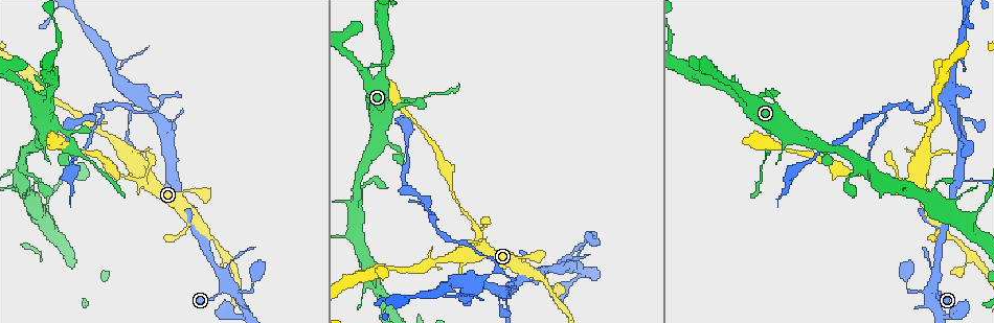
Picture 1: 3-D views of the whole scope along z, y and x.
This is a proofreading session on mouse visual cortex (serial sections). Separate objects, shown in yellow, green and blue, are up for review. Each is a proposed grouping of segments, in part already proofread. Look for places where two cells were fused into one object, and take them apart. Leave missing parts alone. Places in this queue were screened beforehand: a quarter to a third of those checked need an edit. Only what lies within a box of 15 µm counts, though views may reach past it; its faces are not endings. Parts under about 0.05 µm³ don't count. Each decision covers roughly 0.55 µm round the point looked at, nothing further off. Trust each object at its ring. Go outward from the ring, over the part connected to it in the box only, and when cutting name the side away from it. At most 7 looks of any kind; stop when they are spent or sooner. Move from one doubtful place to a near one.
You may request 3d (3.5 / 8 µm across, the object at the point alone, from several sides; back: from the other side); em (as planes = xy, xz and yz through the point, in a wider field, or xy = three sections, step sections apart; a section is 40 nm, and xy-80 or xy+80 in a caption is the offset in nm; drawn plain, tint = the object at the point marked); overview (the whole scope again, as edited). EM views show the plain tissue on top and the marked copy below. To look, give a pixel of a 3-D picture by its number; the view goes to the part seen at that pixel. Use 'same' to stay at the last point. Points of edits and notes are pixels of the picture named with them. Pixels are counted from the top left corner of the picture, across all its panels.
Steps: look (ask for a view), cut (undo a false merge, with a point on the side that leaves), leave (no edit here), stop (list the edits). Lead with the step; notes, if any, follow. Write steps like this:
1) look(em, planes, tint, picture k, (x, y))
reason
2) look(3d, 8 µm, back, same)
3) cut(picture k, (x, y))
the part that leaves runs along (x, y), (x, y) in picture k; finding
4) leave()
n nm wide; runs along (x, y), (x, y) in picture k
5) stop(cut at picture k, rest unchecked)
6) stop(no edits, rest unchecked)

look(3d, 3.5 µm, picture 1, (928, 199))
branch point

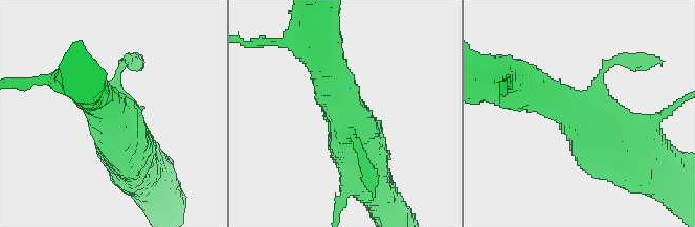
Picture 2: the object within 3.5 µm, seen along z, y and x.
look(em, xy, step 5, tint, picture 2, (351, 119))

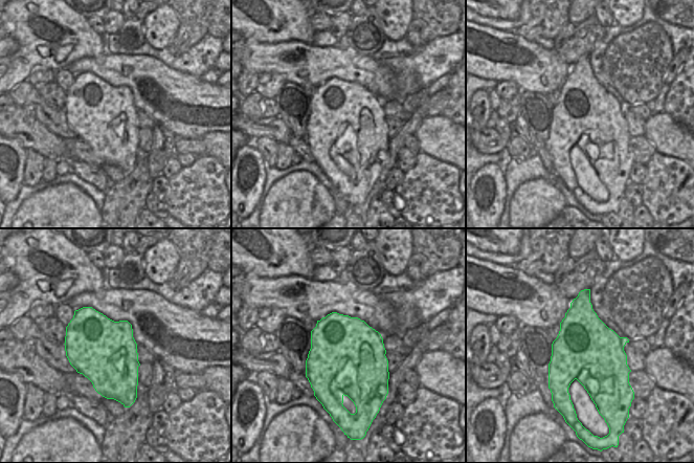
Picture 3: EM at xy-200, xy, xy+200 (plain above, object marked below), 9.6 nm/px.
look(em, xy, step 1, tint, same)
another direction

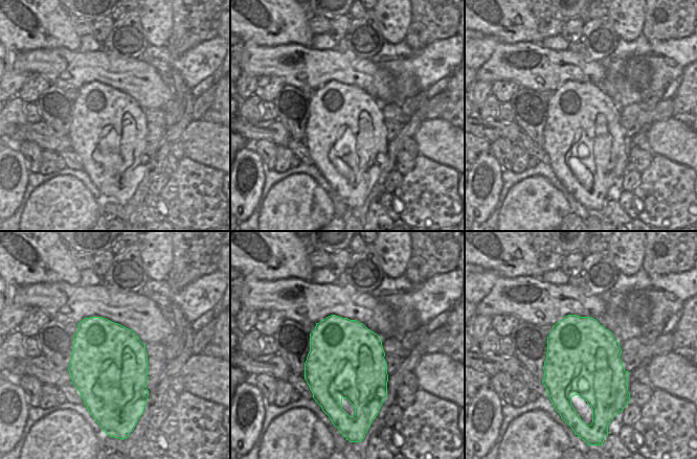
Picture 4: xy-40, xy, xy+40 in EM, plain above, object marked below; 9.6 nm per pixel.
leave()
runs along (530, 84), (643, 139) in picture 2; continuous, no second cell

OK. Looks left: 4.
look(3d, 3.5 µm, picture 1, (932, 285))
small branch off a trunk

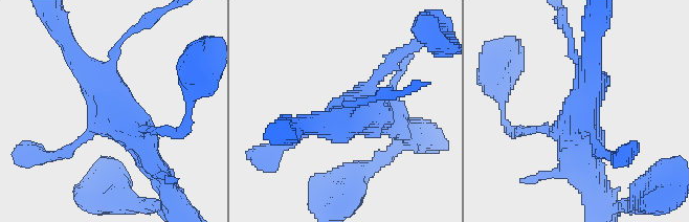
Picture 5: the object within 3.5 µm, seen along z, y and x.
look(em, xy, step 1, tint, picture 5, (581, 112))

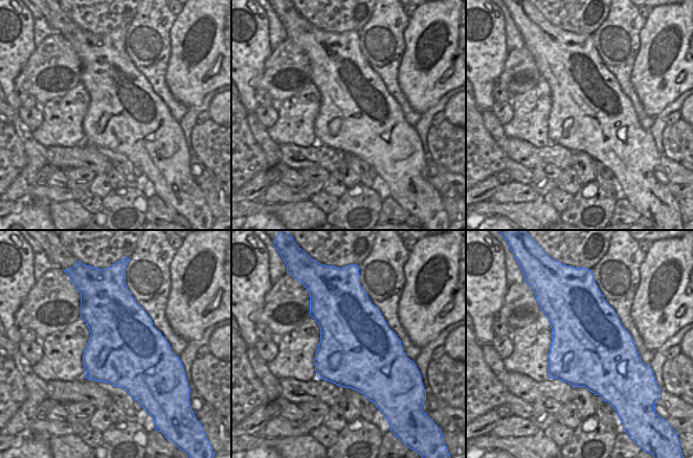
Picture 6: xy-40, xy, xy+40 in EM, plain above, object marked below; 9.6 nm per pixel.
look(em, xy, step 2, tint, same)
cut it another way

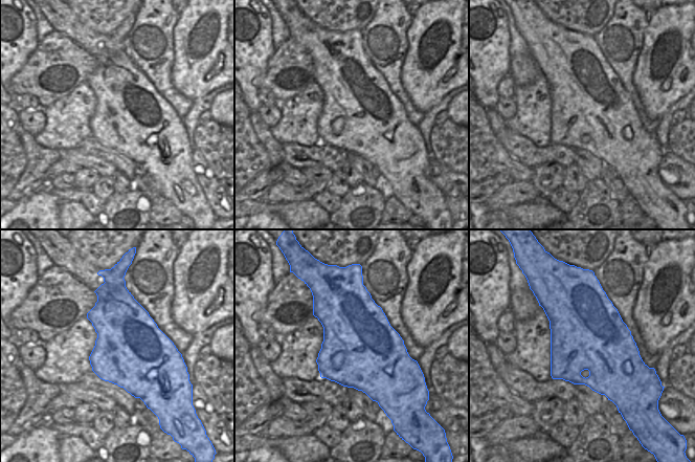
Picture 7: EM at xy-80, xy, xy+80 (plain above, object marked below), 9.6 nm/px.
leave()
runs along (608, 156), (582, 117), (591, 53) in picture 5; continuous, no second cell

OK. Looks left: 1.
stop(no edits, rest unchecked)

